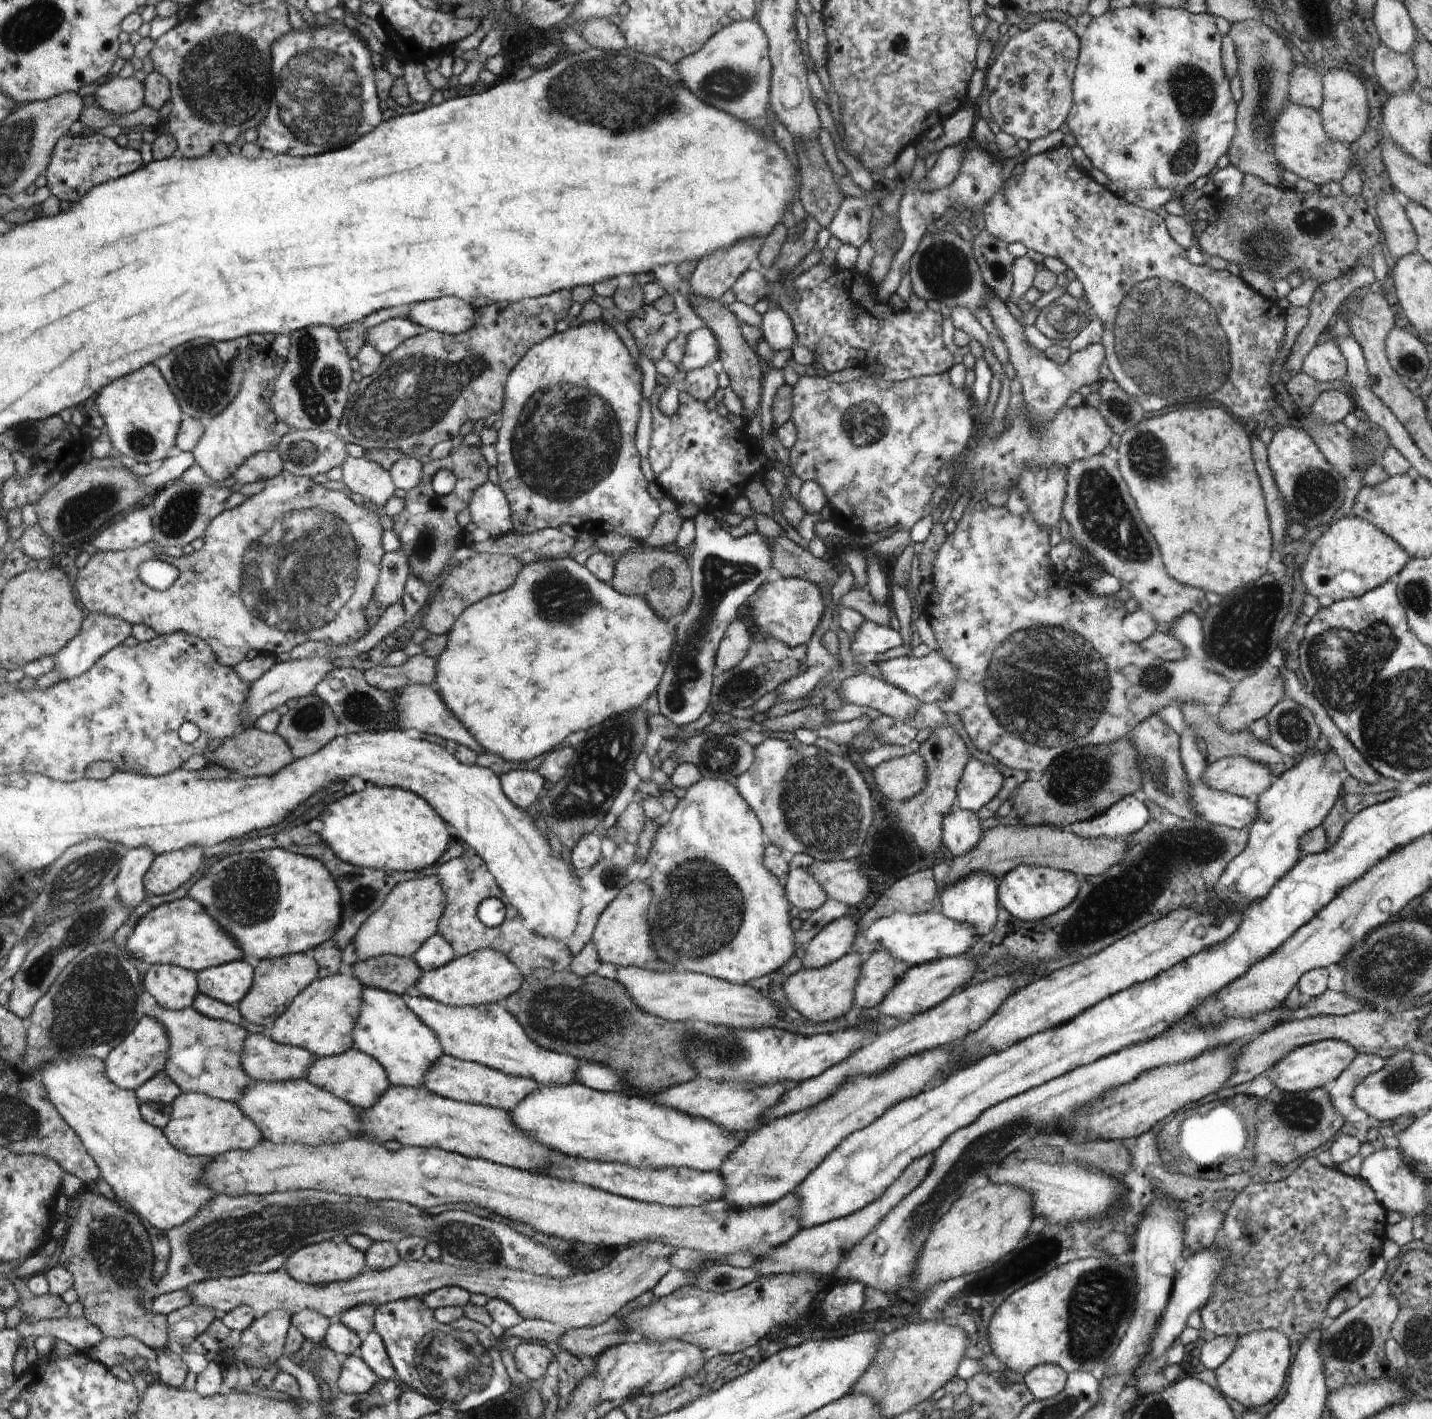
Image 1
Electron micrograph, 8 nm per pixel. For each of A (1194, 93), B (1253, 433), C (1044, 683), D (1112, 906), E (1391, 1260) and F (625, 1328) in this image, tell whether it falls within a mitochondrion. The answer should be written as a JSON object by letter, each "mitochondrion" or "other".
{"A":"mitochondrion","B":"other","C":"mitochondrion","D":"mitochondrion","E":"other","F":"other"}

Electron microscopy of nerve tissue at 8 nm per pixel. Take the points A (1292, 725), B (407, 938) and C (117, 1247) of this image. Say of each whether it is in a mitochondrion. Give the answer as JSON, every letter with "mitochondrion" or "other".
{"A":"mitochondrion","B":"other","C":"mitochondrion"}

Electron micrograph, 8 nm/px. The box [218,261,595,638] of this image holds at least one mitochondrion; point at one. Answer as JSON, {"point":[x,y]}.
{"point":[410,398]}

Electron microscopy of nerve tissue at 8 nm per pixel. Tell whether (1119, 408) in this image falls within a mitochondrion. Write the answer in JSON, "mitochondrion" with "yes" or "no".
{"mitochondrion":"yes"}

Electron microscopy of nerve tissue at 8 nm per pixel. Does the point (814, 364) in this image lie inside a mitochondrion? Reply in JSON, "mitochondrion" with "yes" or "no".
{"mitochondrion":"no"}

